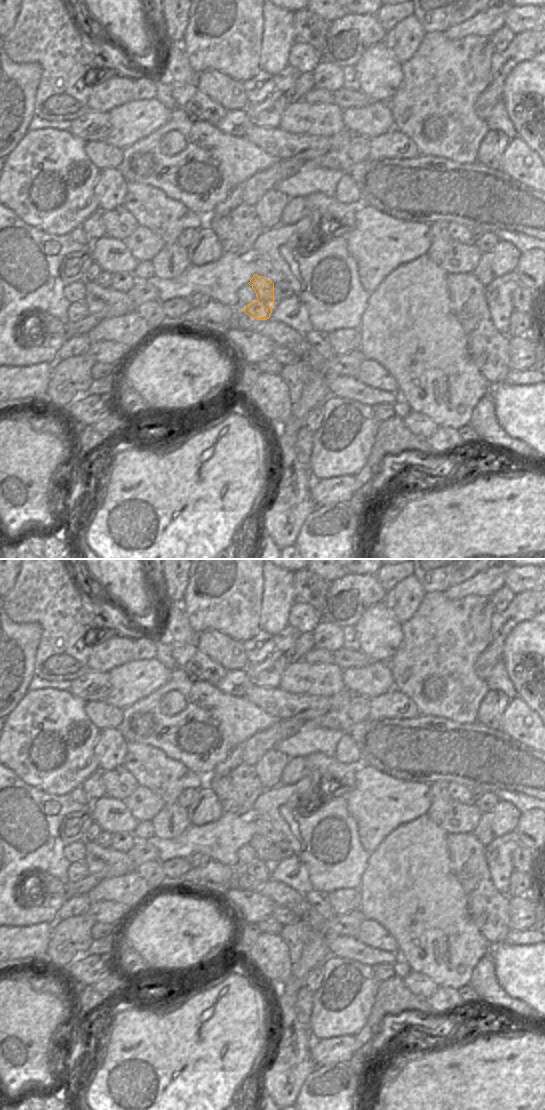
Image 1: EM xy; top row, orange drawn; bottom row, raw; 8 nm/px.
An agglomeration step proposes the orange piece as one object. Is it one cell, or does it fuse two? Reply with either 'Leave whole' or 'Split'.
Split.

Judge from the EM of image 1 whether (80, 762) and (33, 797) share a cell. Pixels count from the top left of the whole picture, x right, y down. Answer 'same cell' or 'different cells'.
different cells

